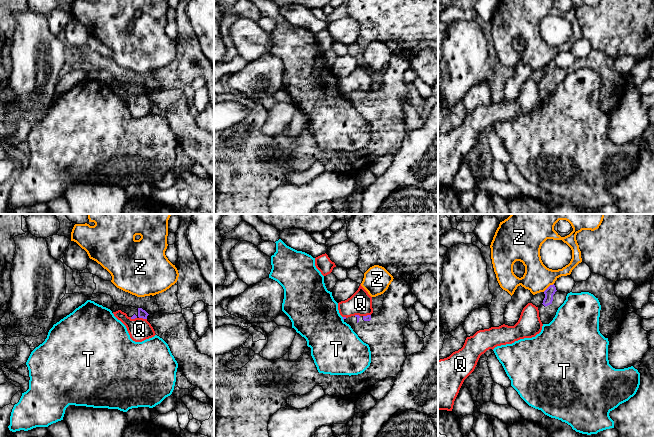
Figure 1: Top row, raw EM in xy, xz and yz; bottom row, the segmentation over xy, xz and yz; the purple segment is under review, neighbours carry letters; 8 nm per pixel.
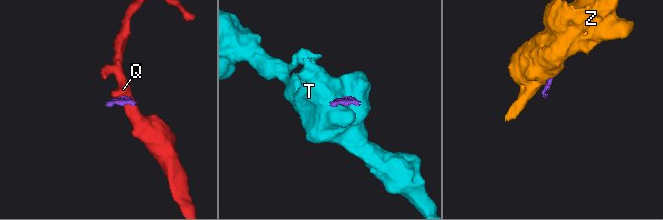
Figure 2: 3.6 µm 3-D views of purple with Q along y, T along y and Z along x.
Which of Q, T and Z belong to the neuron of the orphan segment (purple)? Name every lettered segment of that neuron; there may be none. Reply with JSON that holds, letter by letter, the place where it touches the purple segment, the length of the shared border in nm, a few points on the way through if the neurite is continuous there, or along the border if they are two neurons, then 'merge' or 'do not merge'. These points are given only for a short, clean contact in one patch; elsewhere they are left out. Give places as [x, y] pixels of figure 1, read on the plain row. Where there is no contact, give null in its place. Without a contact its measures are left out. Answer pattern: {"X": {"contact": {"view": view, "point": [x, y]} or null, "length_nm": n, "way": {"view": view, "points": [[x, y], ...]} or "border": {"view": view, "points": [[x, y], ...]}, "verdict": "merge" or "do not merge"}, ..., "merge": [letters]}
{"Q": {"contact": {"view": "xy", "point": [143, 94]}, "length_nm": 70, "border": {"view": "xy", "points": [[139, 93], [146, 95]]}, "verdict": "do not merge"}, "T": {"contact": {"view": "xz", "point": [343, 95]}, "length_nm": 30, "verdict": "do not merge"}, "Z": {"contact": {"view": "yz", "point": [549, 62]}, "length_nm": 110, "border": {"view": "yz", "points": [[553, 59], [543, 67]]}, "verdict": "do not merge"}, "merge": []}

